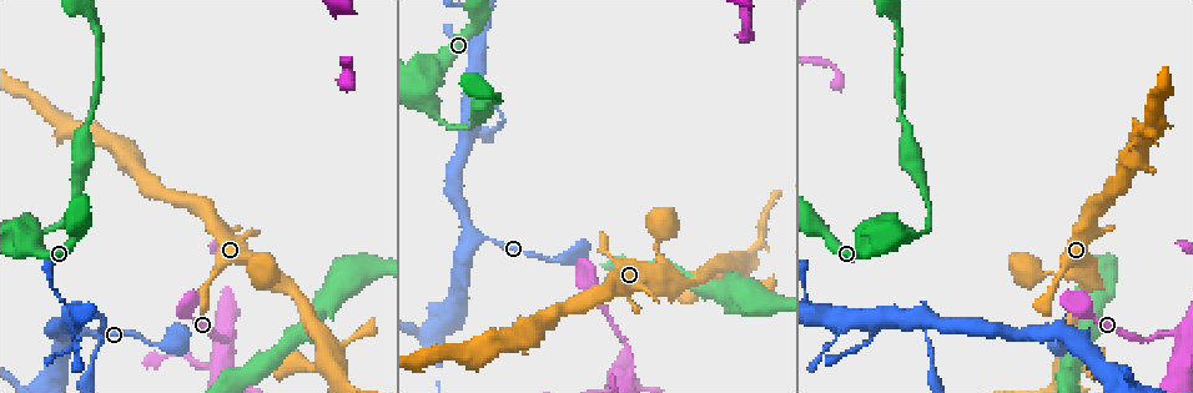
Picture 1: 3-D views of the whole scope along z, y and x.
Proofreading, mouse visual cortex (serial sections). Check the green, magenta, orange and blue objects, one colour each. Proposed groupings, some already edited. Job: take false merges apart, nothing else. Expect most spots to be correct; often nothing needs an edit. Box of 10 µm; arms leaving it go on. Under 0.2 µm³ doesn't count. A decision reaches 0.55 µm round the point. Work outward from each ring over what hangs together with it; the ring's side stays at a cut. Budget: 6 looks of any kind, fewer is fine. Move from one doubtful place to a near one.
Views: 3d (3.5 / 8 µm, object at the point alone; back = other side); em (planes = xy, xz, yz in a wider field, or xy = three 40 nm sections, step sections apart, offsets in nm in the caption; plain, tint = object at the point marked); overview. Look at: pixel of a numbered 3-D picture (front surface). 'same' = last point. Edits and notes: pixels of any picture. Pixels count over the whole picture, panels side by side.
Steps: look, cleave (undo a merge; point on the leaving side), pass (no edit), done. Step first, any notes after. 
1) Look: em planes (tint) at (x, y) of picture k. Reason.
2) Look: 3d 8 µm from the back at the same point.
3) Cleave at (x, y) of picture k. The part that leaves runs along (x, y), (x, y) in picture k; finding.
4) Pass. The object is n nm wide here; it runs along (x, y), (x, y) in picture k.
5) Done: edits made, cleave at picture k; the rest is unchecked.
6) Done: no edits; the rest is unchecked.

Look: 3d 3.5 µm at (903, 321) of picture 1. Side arm on a straight run.

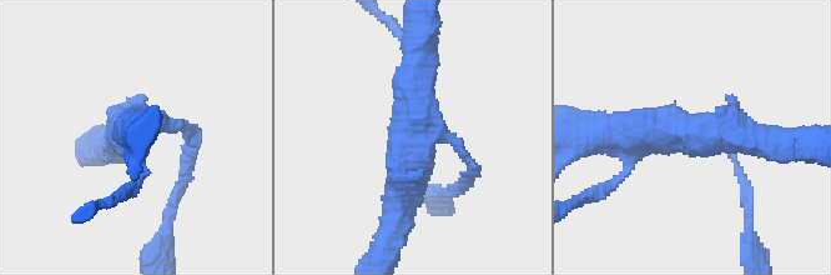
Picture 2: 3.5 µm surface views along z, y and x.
Look: em xy step 2 (tint) at (689, 130) of picture 2. 3 arms meet here; the arms are 150, 400, 450 nm wide; now the EM.

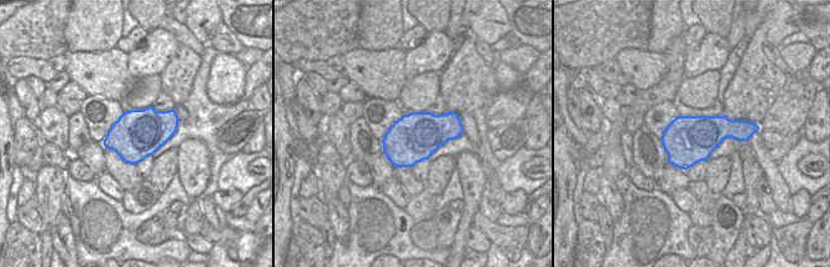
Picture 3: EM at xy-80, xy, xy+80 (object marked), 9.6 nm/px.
Pass. The object is 480 nm wide here; it runs along (397, 209), (421, 45) in picture 2; all the same cell.

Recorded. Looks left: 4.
Look: 3d 3.5 µm at (1074, 271) of picture 1. Two arms in line, one across.

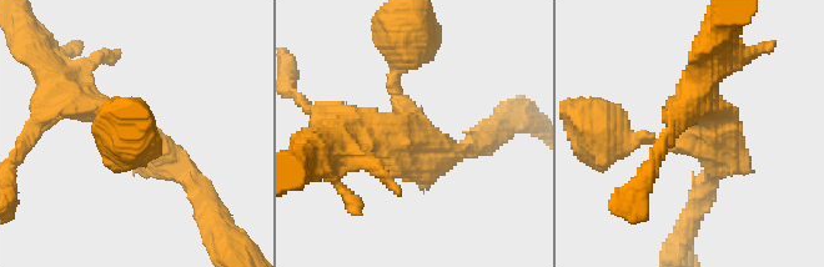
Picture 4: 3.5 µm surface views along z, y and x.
Look: em xy step 5 (tint) at (411, 132) of picture 4. 3 arms meet here; the arms are 150, 350, 450 nm wide.

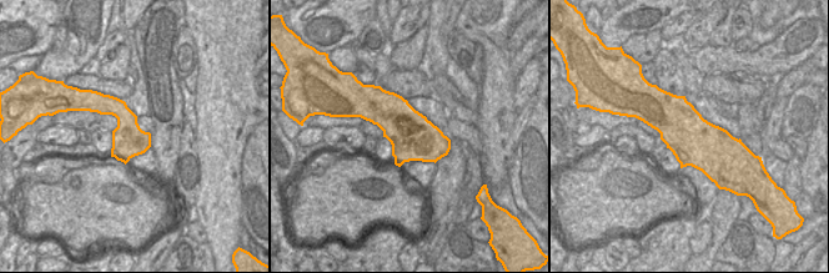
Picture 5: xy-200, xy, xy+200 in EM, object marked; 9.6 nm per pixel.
Pass. The object is 460 nm wide here; it runs along (696, 91), (708, 114), (689, 136), (616, 140) in picture 4; continuous, no second cell.

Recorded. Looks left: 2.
Look: 3d 8 µm at (422, 90) of picture 1.

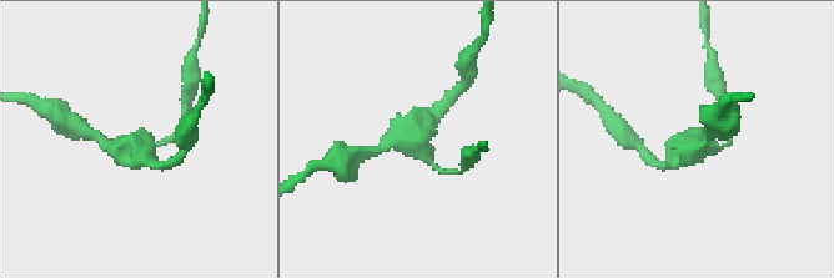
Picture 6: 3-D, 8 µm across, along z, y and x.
Look: em xy step 1 (tint) at the same point.

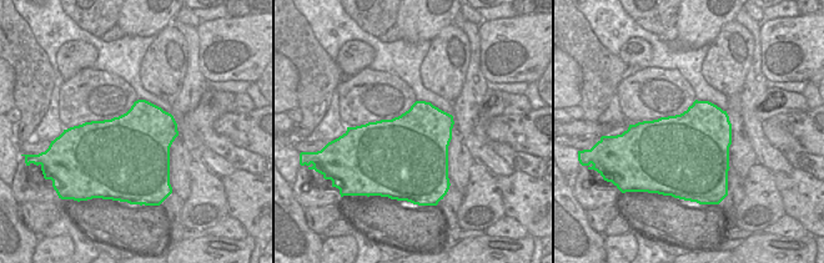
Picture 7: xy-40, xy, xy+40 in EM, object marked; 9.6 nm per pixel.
Pass. It runs along (672, 163), (694, 146), (726, 146) in picture 6; one cell here.

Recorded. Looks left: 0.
Done: no edits; the rest is unchecked.

